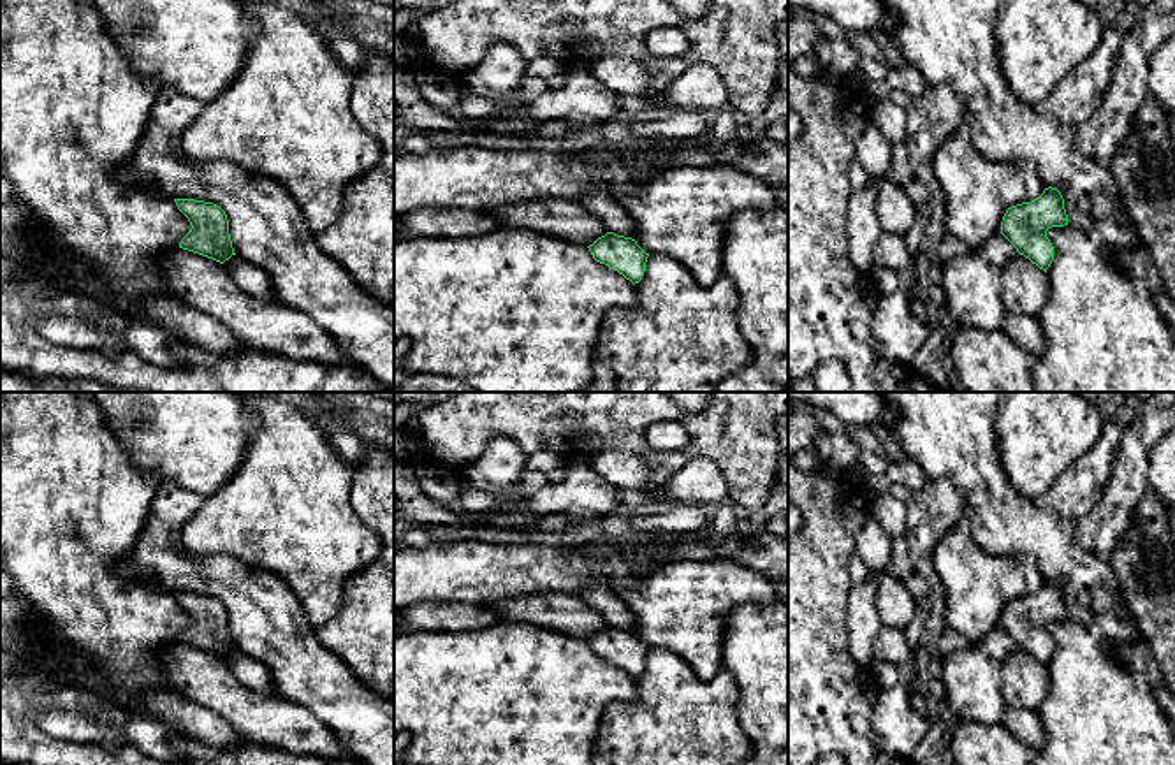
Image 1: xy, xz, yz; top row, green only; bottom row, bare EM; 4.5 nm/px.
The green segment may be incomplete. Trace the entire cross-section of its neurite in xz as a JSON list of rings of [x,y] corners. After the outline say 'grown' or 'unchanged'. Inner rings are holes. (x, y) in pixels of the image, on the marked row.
[[[607,232],[588,248],[596,262],[617,271],[633,285],[642,280],[649,253],[635,239]]]; unchanged

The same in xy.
[[[174,199],[174,202],[192,225],[179,248],[220,264],[236,255],[229,234],[229,220],[220,206],[195,199]]]; unchanged

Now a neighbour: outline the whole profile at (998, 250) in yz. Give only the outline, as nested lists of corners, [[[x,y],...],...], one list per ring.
[[[1003,234],[987,239],[976,251],[1001,269],[1018,253]]]

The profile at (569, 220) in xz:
[[[561,199],[519,202],[491,209],[489,213],[503,229],[536,230],[584,246],[593,244],[609,232],[580,202]]]

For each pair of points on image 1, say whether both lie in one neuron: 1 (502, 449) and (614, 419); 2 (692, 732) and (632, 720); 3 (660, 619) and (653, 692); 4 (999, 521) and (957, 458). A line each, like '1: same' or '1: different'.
1: different
2: same
3: different
4: same

